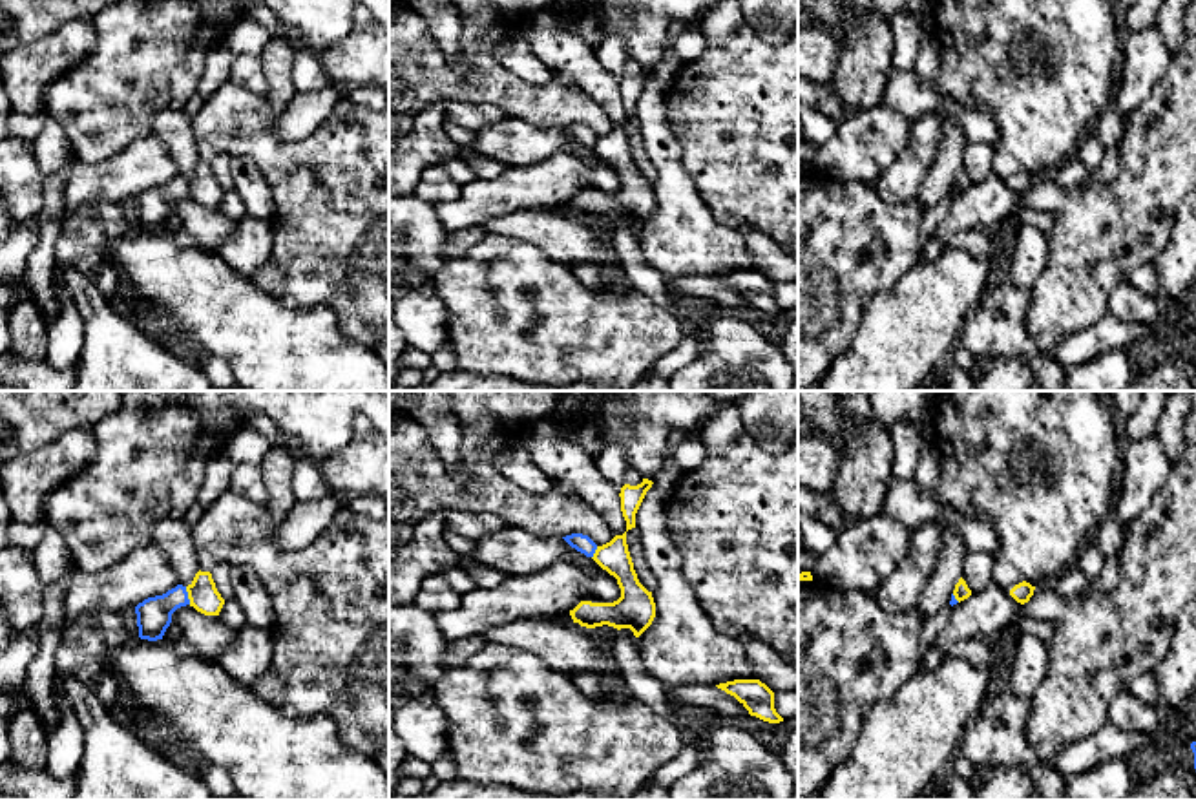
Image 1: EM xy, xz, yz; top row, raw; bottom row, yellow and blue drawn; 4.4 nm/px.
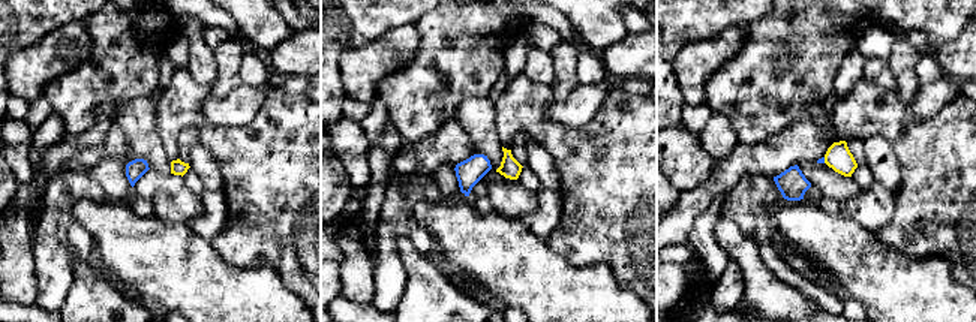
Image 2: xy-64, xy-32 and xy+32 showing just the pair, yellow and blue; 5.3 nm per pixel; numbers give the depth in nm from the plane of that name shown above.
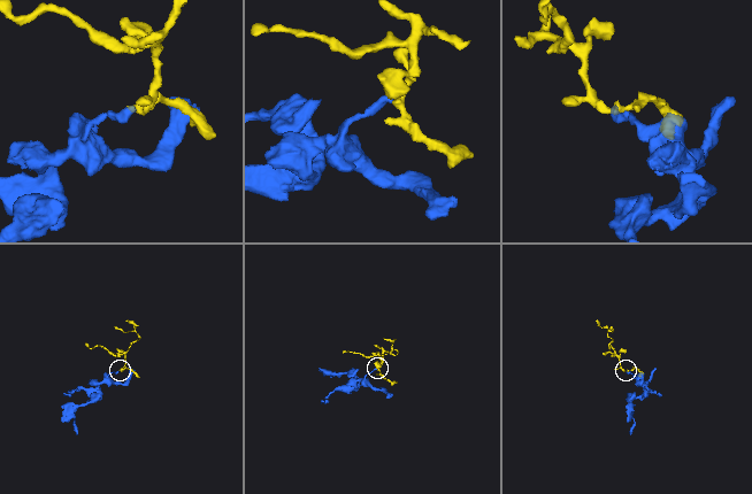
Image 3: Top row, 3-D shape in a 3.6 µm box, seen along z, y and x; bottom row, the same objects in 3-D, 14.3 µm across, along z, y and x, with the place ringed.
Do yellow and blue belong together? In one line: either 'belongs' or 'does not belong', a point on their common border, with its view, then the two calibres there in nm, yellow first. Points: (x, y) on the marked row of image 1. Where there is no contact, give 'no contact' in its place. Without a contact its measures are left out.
does not belong; meets yellow in xy at (188, 596); 130 nm thick on the yellow side, 160 nm on the other

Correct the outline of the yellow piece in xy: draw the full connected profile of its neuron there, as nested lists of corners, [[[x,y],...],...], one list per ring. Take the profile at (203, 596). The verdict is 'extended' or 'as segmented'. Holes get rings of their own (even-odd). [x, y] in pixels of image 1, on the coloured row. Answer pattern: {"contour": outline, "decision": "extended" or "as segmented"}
{"contour": [[[197,572],[194,581],[186,586],[190,606],[205,616],[219,616],[225,599],[215,588],[210,572]]], "decision": "as segmented"}

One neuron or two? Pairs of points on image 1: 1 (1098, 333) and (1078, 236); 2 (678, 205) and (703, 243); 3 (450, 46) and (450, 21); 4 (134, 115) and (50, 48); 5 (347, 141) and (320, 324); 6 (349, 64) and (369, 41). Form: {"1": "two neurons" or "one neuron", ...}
{"1": "two neurons", "2": "one neuron", "3": "one neuron", "4": "two neurons", "5": "two neurons", "6": "one neuron"}

